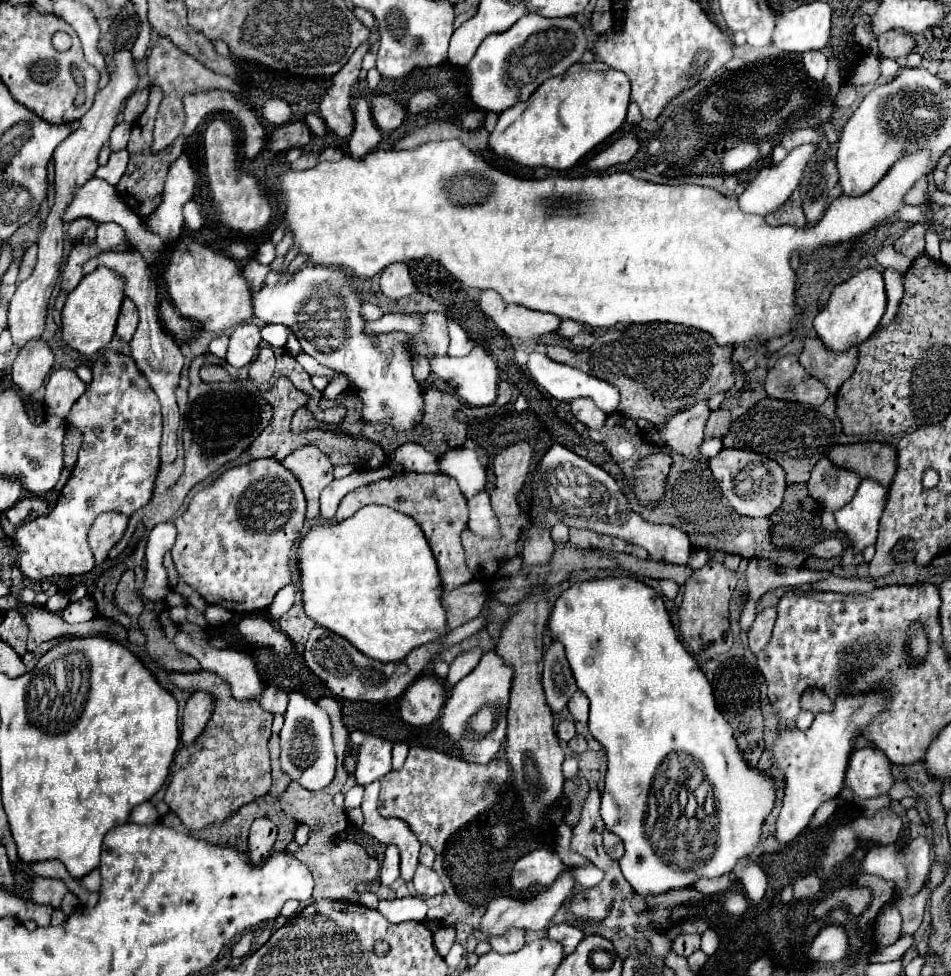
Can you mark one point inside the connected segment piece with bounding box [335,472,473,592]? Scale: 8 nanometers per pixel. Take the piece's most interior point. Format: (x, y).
(434, 501)

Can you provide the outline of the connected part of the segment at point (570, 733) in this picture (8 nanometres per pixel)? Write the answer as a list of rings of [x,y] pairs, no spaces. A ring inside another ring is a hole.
[[[561,720],[557,726],[557,736],[559,736],[559,740],[569,742],[575,736],[575,724],[569,720]]]

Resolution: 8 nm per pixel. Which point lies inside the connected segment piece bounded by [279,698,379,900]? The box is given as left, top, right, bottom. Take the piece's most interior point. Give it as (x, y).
(338, 866)

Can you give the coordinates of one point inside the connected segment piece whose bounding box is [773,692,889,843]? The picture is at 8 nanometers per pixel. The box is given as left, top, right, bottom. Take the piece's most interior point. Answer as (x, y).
(814, 761)

